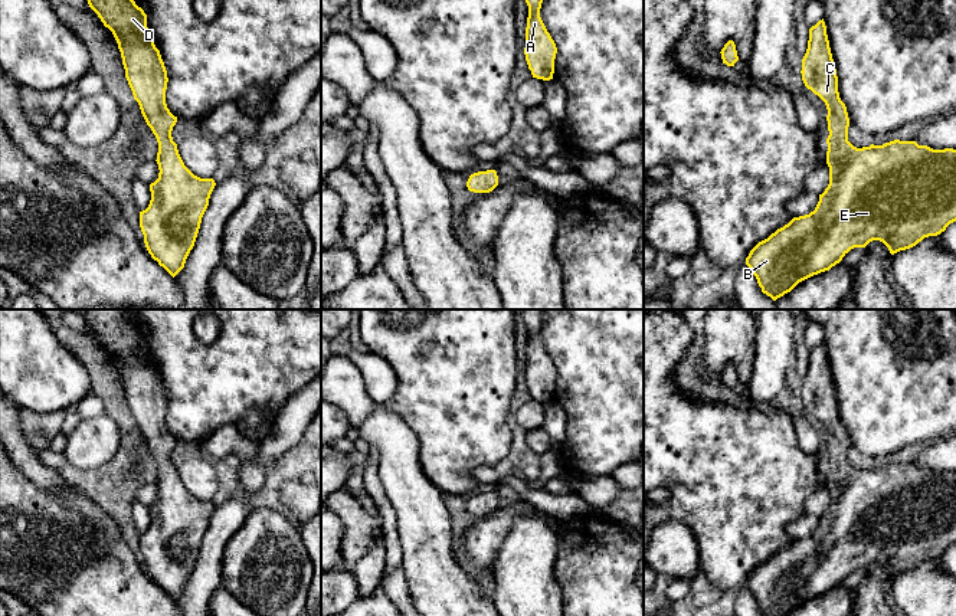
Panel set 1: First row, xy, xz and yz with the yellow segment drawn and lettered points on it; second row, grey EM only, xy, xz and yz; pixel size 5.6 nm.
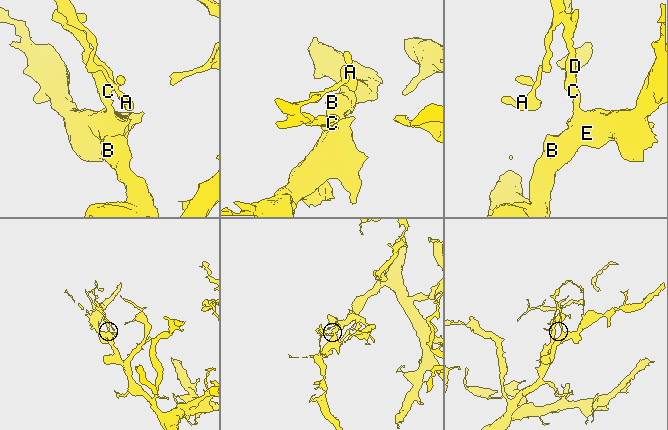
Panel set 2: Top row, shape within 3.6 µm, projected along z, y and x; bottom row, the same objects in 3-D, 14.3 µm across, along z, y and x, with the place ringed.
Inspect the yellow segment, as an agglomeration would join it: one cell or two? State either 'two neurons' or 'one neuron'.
one neuron

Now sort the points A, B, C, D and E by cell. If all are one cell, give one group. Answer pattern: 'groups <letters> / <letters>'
groups A B C D E

